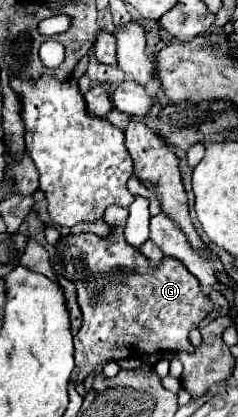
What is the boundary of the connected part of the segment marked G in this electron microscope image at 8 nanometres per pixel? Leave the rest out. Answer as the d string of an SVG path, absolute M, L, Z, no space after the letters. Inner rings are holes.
M117 205L109 206L104 213L104 220L115 227L115 231L109 238L99 238L95 234L67 234L61 236L61 240L55 246L55 258L53 268L57 274L67 278L77 288L77 302L83 314L83 326L79 334L73 338L75 346L75 364L81 368L77 382L83 382L83 378L89 372L101 374L101 368L107 364L107 360L113 358L129 358L135 352L135 358L143 358L151 352L191 352L195 350L187 338L187 334L201 324L201 320L213 310L213 302L207 294L201 292L199 282L195 276L187 272L187 268L177 260L165 256L159 270L153 270L147 262L147 258L137 252L133 246L127 244L123 230L127 224L129 208Z

